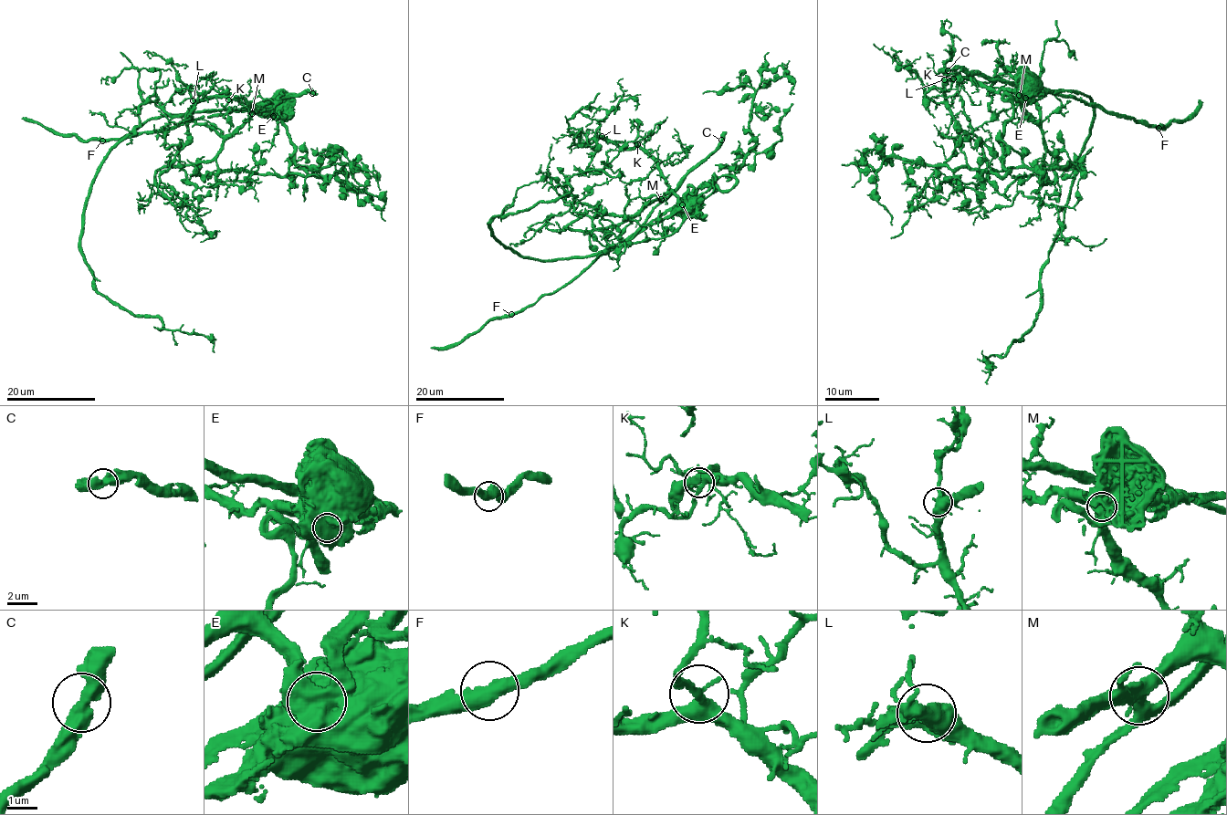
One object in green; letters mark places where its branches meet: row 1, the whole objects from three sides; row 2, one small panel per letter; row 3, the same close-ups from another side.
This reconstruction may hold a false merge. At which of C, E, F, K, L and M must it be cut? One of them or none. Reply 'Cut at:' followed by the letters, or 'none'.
Cut at: E

